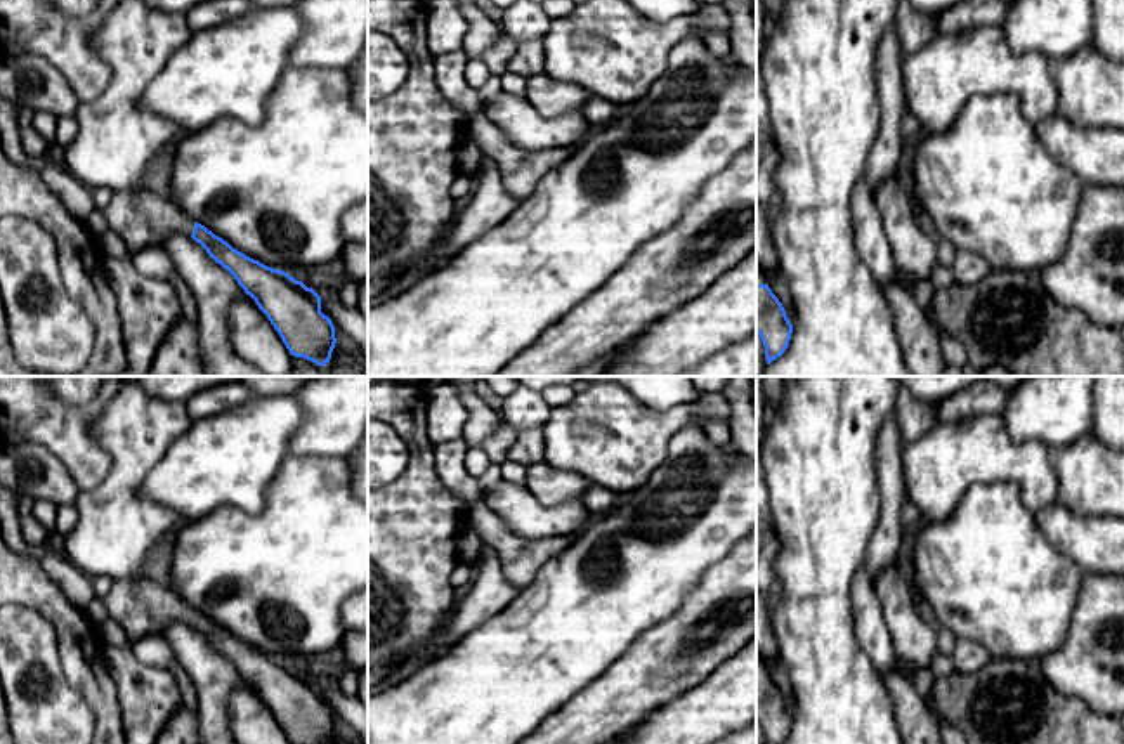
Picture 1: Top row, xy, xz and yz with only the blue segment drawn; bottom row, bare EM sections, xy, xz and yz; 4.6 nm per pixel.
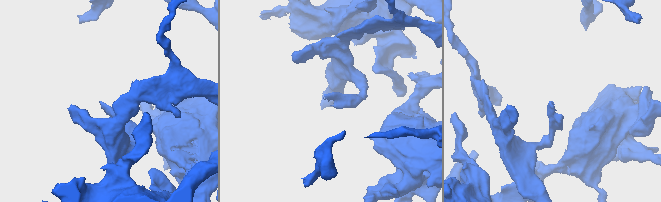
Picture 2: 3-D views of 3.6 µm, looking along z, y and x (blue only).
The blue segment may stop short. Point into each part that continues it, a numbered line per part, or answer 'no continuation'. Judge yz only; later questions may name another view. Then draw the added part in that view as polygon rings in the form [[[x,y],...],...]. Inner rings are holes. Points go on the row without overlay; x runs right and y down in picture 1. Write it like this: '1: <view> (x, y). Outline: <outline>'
no continuation

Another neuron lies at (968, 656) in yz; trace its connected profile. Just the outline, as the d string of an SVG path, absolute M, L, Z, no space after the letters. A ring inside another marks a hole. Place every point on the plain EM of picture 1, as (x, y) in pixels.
M956 638L951 657L954 673L961 675L978 671L992 659L982 643L968 638Z

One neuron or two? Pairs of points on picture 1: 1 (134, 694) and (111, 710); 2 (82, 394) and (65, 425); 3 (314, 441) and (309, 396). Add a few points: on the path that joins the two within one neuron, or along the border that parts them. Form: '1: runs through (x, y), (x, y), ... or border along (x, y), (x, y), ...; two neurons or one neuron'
1: border along (106, 666), (117, 689), (122, 725); two neurons
2: border along (49, 394), (78, 406), (92, 406), (103, 394); two neurons
3: runs through (314, 430), (314, 406); one neuron

